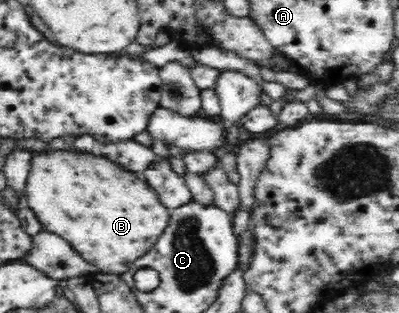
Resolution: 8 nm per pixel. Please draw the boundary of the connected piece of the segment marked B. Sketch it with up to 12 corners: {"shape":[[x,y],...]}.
{"shape":[[33,155],[44,231],[121,275],[170,219],[156,190],[104,156]]}

